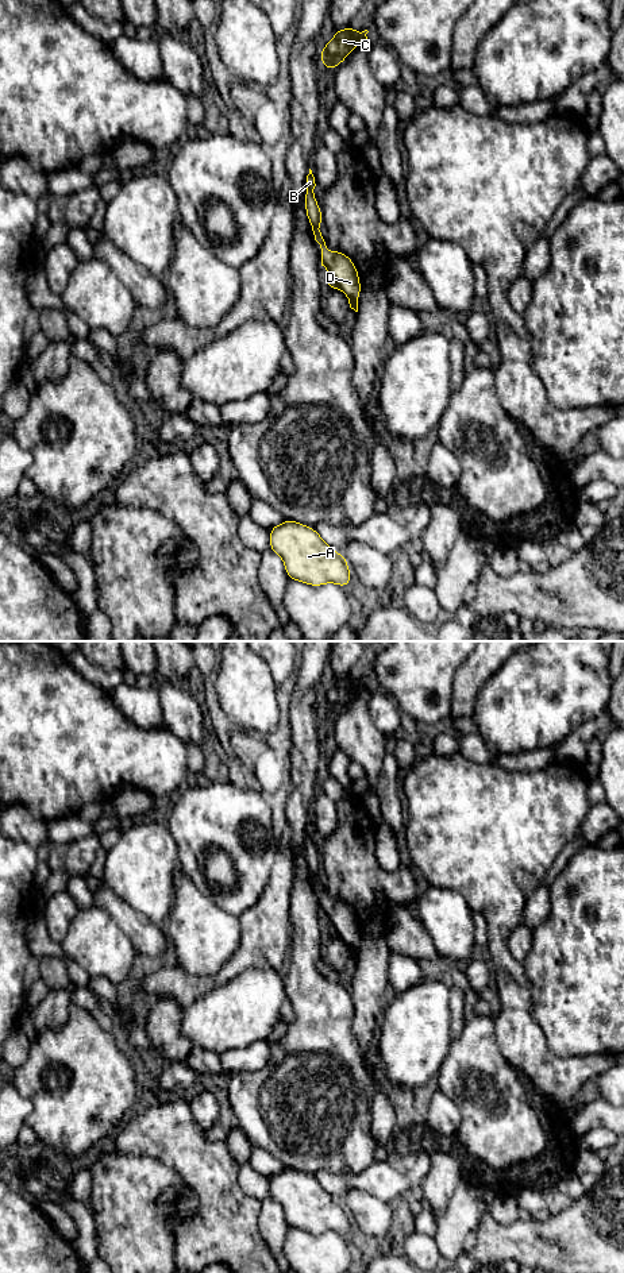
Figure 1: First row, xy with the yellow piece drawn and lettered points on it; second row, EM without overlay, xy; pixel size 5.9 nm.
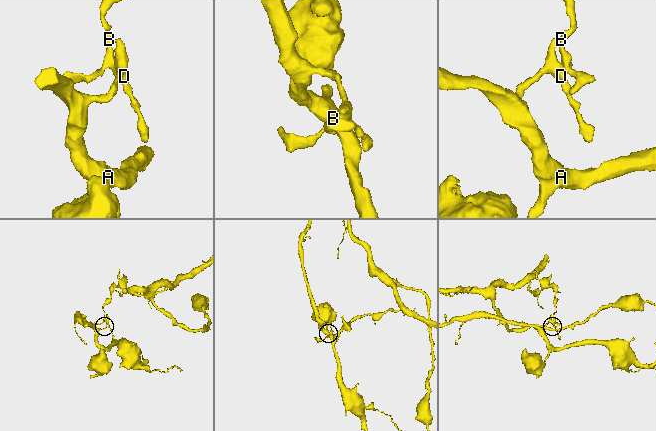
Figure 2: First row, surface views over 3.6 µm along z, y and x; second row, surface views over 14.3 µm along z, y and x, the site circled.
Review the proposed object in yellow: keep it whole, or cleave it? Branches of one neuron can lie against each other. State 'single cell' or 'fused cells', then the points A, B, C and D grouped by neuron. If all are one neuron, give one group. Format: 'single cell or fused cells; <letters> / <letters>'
fused cells; A D / B C

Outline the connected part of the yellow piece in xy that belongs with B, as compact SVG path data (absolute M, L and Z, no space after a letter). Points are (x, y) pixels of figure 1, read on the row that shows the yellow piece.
M309 169L309 174L307 175L307 188L305 188L305 213L307 217L311 223L311 228L313 231L315 235L315 240L320 244L321 248L321 266L327 267L327 283L326 288L327 289L338 289L338 282L335 279L335 277L332 275L332 256L330 254L330 251L327 250L326 242L321 236L321 232L319 229L320 224L323 223L323 213L321 209L316 201L315 197L315 189L316 184L315 184L315 177L312 174L312 170Z

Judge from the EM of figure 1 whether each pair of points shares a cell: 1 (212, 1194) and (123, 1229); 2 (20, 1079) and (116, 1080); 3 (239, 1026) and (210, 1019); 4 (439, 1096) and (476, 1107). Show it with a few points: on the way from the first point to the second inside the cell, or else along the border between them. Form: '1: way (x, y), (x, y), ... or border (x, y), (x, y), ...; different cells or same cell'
1: border (178, 1175), (196, 1198), (197, 1208), (173, 1221); different cells
2: way (45, 1094), (50, 1096), (76, 1096), (92, 1083); same cell
3: way (232, 1019), (216, 1019); same cell
4: border (438, 1090), (459, 1110), (461, 1125), (457, 1131); different cells

